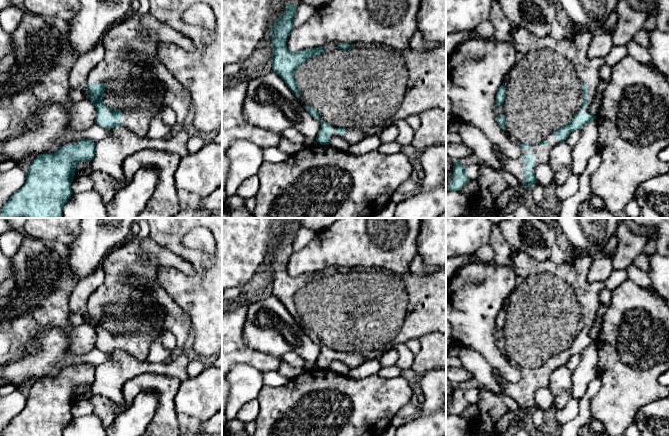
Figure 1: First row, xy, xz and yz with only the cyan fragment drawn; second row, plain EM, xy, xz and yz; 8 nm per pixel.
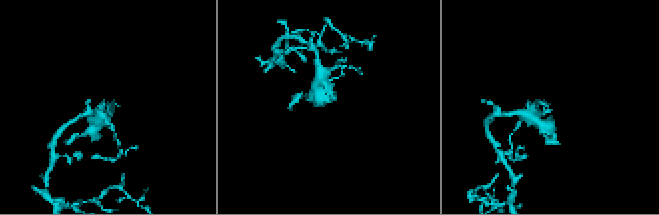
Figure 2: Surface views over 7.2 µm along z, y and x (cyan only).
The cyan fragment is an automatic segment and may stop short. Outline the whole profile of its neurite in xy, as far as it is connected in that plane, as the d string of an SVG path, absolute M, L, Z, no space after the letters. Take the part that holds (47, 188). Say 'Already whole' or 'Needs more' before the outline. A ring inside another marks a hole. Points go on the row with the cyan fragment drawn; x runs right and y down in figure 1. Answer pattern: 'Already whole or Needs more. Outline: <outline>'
Already whole. Outline: M81 139L77 143L68 143L51 154L39 154L30 164L26 172L26 182L3 205L0 210L0 218L61 218L65 203L71 198L71 184L75 177L76 166L80 162L91 162L95 157L96 143L89 139Z

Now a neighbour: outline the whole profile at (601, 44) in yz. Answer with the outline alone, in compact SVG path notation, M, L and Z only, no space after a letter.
M605 30L600 34L593 35L587 49L589 59L605 58L614 47L612 32Z

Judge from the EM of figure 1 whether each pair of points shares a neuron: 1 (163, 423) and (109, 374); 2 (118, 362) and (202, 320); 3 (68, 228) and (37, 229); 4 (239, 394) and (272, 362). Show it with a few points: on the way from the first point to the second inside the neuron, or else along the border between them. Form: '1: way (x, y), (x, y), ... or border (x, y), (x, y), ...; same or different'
1: border (143, 373), (129, 379), (123, 385), (123, 400); different
2: border (191, 323), (193, 348); different
3: way (60, 228), (45, 228); same
4: border (240, 363), (246, 363), (263, 371); different

